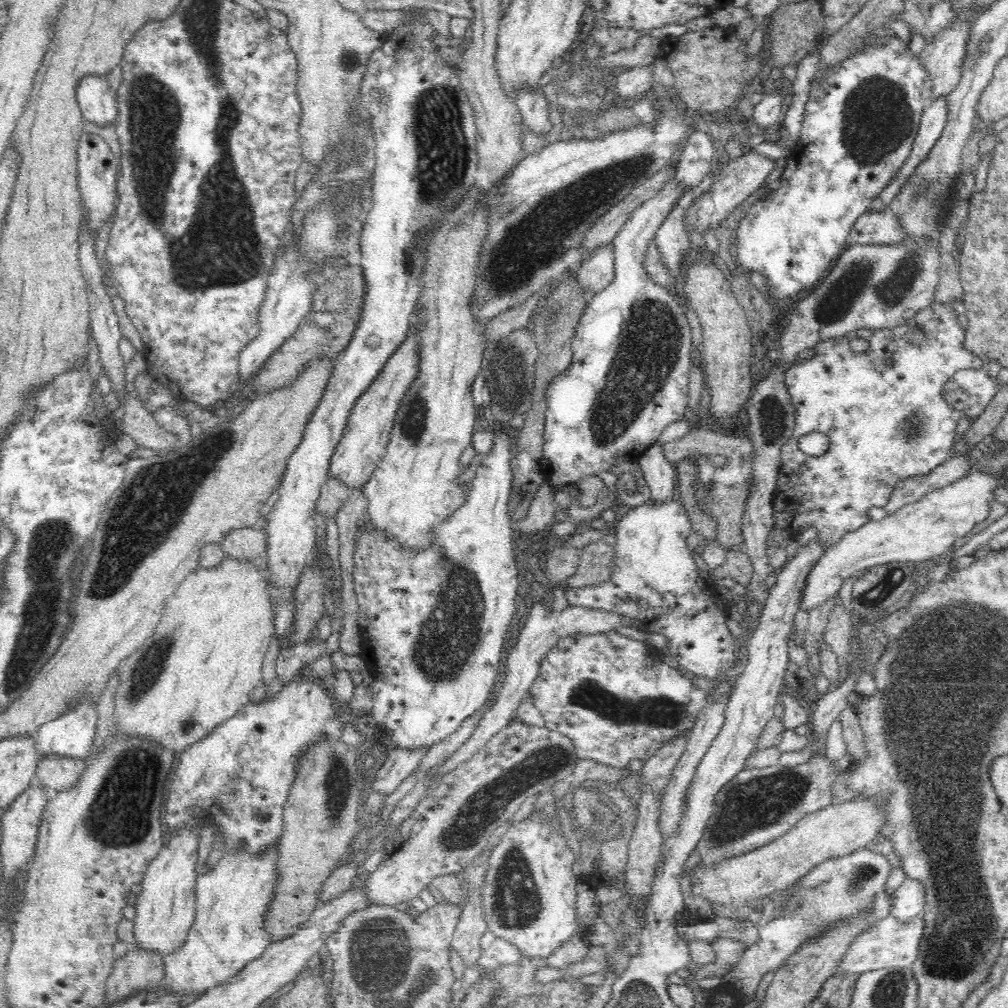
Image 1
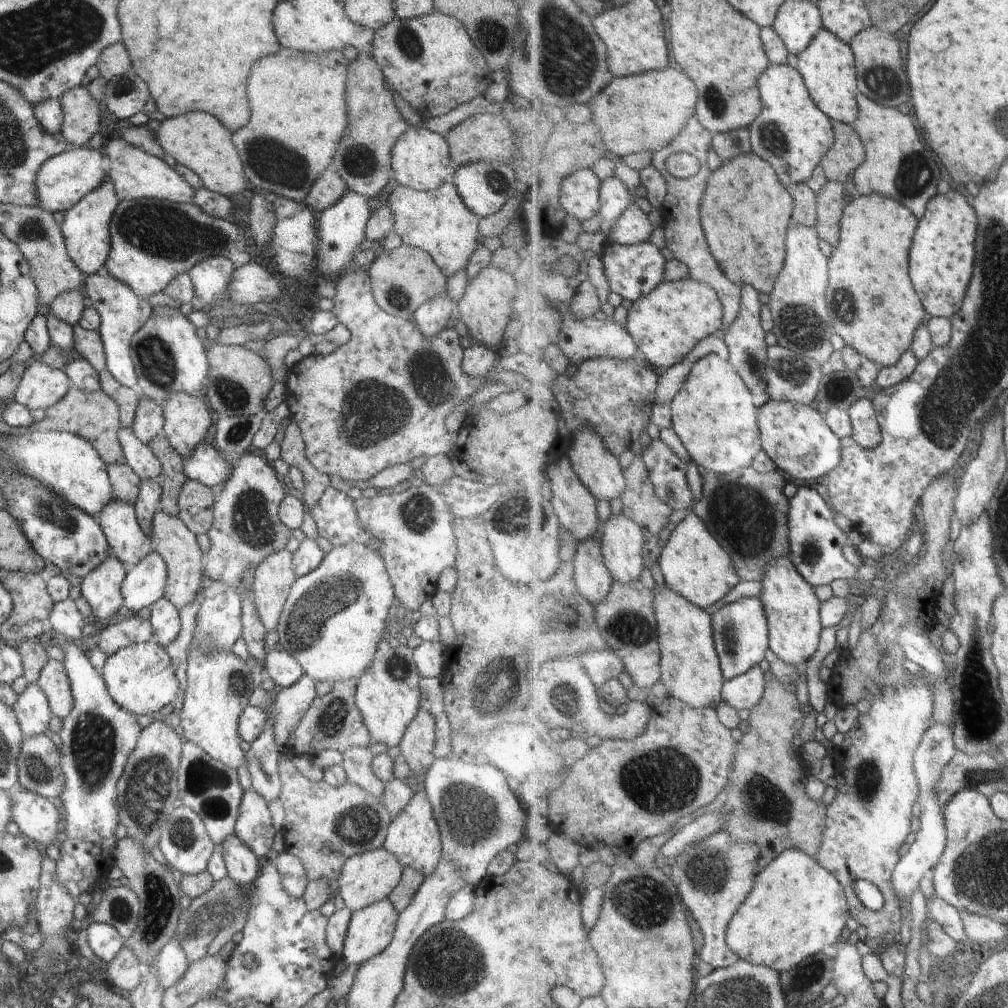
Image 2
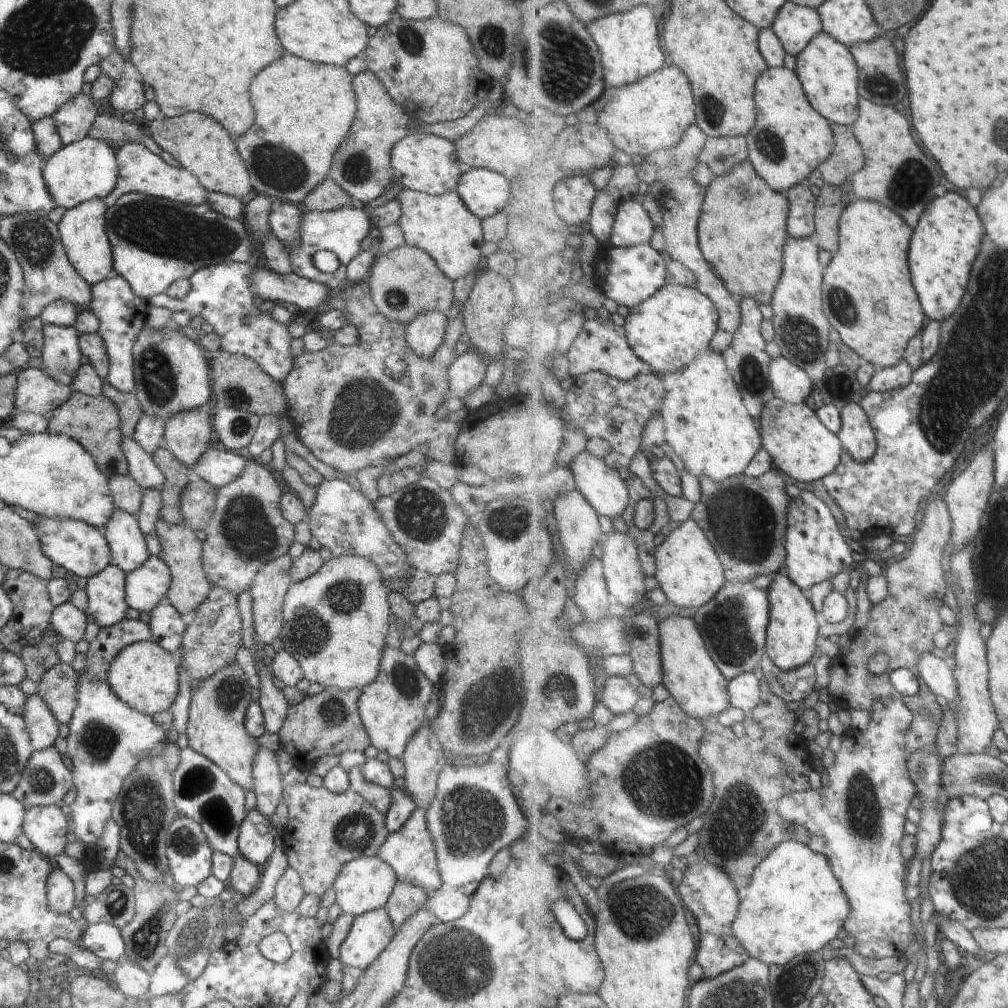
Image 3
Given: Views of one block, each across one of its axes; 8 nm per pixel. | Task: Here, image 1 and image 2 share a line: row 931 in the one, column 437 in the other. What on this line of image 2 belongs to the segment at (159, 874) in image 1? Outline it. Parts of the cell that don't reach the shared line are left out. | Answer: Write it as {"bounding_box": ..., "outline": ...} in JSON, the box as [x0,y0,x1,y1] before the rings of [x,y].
{"bounding_box":[391,126,459,192],"outline":[[[411,126],[396,140],[391,152],[391,167],[393,178],[399,184],[413,188],[418,192],[430,192],[440,188],[444,183],[453,180],[454,173],[459,166],[450,158],[449,146],[445,137],[426,128]]]}

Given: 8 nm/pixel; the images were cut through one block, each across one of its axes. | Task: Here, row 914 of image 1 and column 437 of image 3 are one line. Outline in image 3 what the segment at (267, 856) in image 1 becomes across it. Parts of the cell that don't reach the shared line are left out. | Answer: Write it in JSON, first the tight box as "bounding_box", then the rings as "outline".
{"bounding_box":[397,189,485,282],"outline":[[[404,189],[397,200],[401,206],[398,224],[404,233],[405,244],[429,254],[452,282],[483,267],[484,257],[480,253],[480,247],[485,241],[482,237],[481,220],[466,208],[456,191],[429,195]]]}

